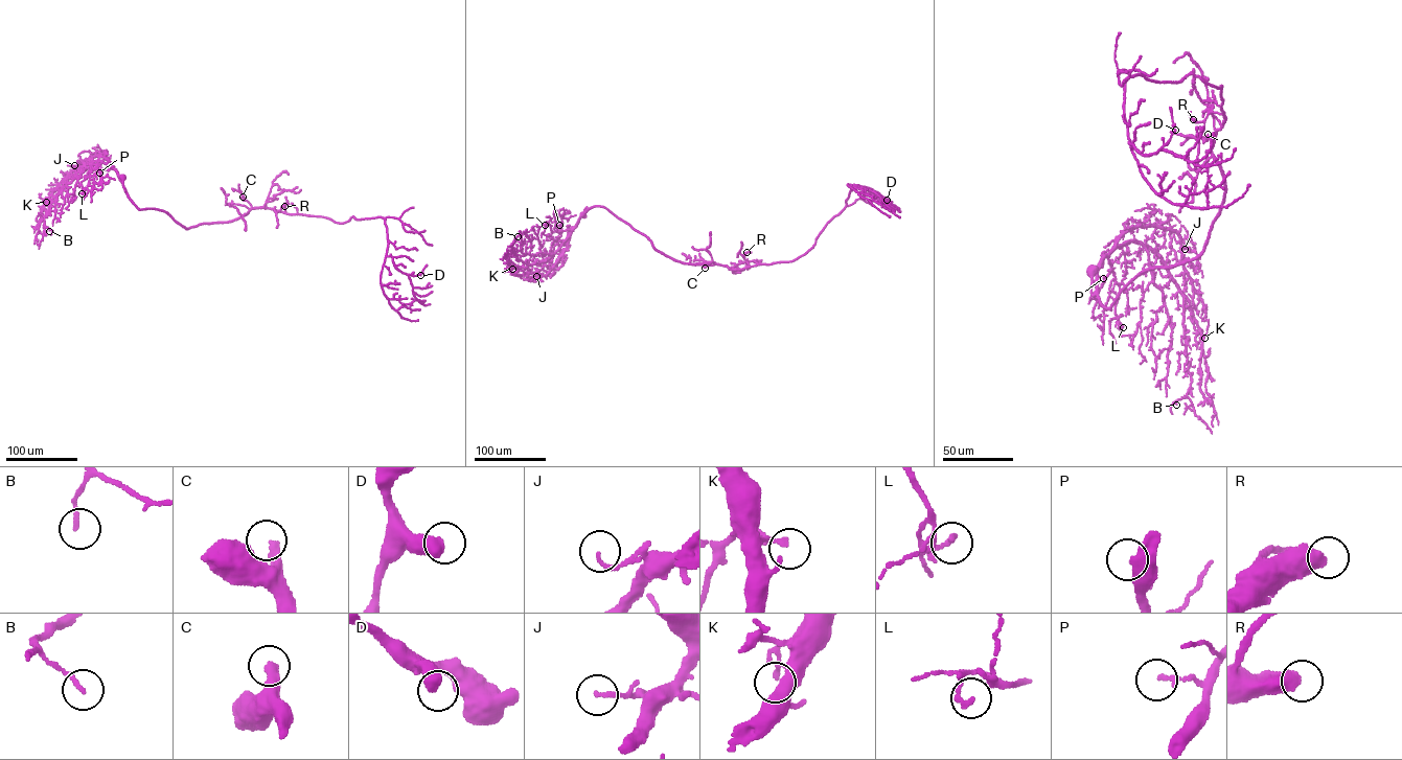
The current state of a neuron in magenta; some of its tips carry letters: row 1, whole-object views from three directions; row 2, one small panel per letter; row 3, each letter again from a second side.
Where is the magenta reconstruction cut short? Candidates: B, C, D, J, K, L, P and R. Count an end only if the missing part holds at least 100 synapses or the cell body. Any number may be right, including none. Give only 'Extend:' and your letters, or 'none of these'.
Extend: C

